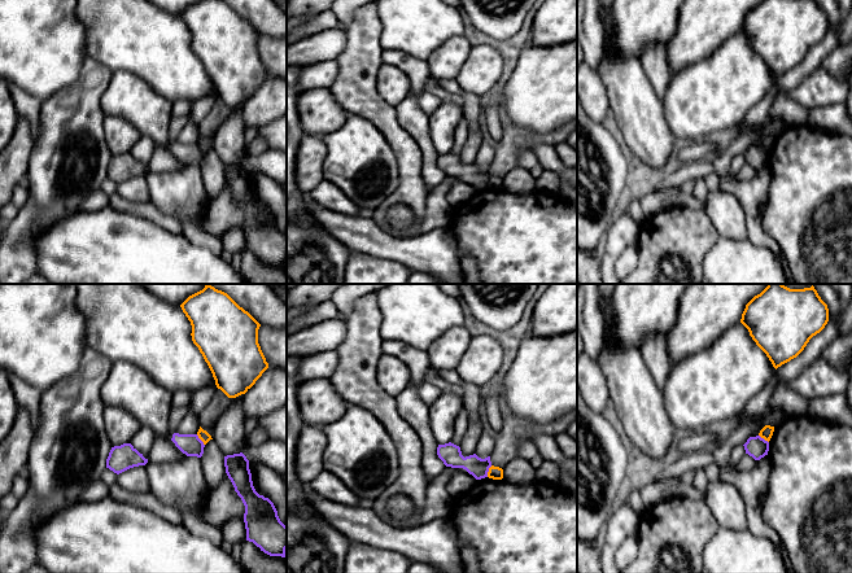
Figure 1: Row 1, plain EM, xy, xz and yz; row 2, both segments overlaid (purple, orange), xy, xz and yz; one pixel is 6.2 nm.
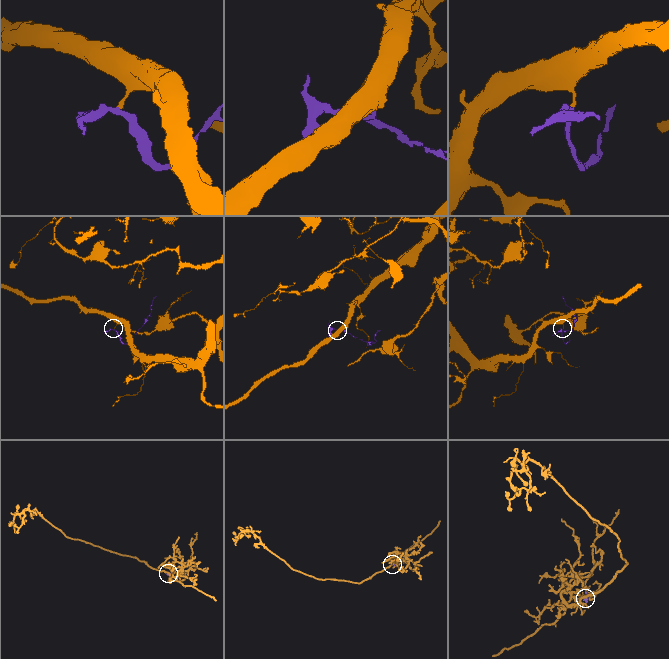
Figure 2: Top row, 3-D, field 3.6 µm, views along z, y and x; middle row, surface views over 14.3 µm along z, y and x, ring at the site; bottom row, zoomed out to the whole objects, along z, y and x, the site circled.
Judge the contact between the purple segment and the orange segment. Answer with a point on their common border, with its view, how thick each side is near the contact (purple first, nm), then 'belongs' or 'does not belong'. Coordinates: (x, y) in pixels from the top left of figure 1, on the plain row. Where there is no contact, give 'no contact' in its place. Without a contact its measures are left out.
contact xz (488, 180); calibres 130 and 80 nm; does not belong

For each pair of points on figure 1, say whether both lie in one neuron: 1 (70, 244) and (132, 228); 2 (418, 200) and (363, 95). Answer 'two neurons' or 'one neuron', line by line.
1: one neuron
2: one neuron

